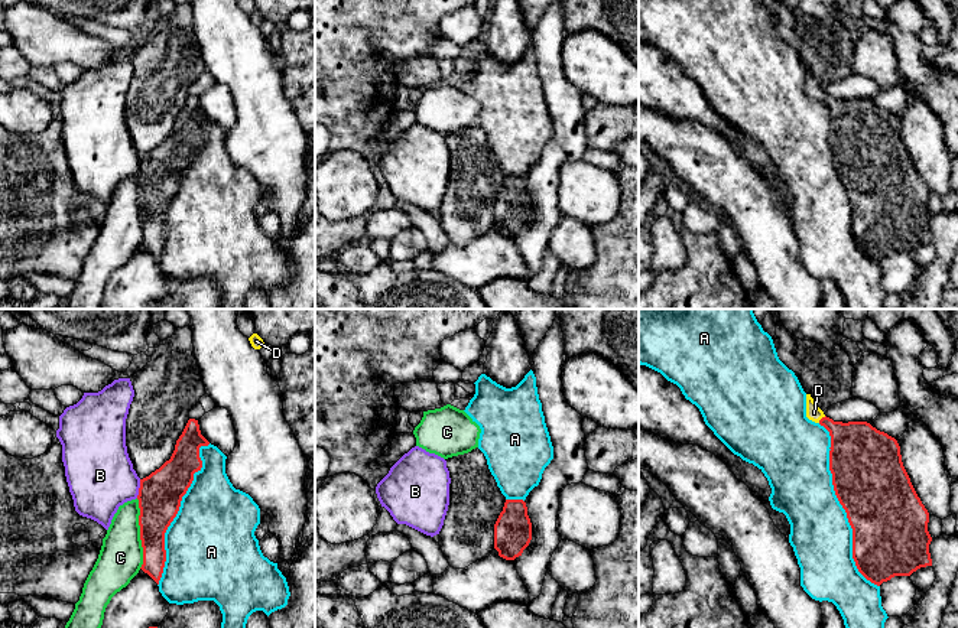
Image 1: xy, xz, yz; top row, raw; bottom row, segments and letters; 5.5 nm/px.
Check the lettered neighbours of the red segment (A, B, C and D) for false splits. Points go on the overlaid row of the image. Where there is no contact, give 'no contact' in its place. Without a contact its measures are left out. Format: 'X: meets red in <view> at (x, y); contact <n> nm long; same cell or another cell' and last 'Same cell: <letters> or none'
A: meets red in yz at (843, 507); contact 950 nm long; another cell
B: meets red in xy at (139, 488); contact 110 nm long; another cell
C: meets red in xy at (140, 533); contact 400 nm long; another cell
D: meets red in yz at (821, 419); contact 60 nm long; same cell
Same cell: D

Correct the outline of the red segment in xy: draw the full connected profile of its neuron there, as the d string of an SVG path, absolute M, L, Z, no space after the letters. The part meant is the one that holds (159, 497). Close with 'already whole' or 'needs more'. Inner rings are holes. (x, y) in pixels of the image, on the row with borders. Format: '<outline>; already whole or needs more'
M189 419L176 440L169 461L149 476L140 479L139 525L143 547L142 570L157 585L166 562L165 533L176 517L182 497L201 471L199 448L210 442L201 435L198 420Z; already whole

